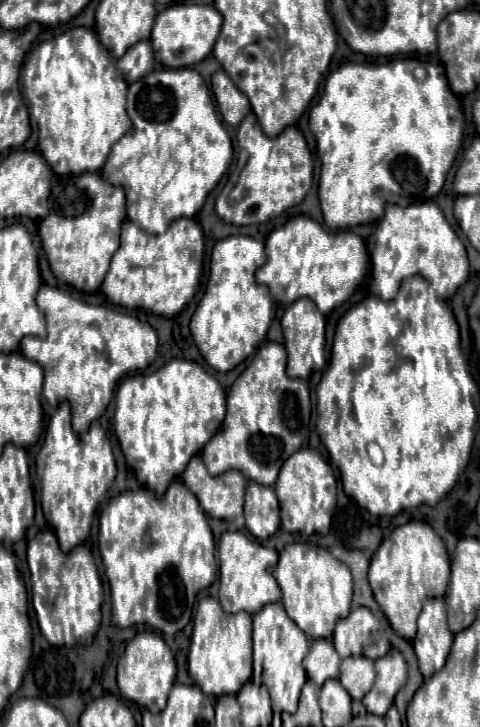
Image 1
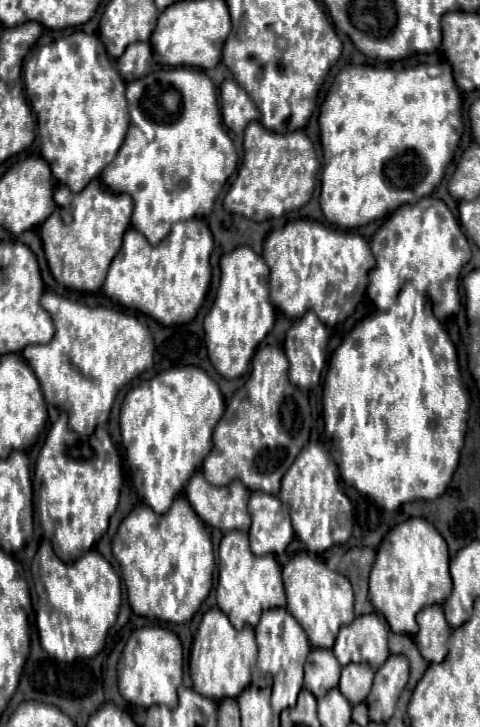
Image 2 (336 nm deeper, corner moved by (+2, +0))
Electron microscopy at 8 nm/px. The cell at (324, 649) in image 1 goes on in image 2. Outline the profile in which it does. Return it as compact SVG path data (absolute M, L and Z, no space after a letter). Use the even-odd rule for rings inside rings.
M313 648L307 658L305 668L305 688L315 694L315 698L323 698L331 688L339 684L341 666L335 660L331 650Z

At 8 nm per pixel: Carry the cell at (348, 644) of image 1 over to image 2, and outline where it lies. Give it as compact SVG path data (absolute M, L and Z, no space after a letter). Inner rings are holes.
M377 614L357 616L337 634L333 652L337 654L339 664L367 662L377 670L389 656L387 632L387 624Z

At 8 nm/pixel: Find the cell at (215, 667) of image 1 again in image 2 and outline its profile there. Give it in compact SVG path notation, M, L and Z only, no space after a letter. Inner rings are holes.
M211 608L203 614L197 636L193 640L189 658L193 690L213 698L237 698L251 682L251 670L257 660L257 644L253 628L245 626L243 630L235 630L233 624L219 608Z

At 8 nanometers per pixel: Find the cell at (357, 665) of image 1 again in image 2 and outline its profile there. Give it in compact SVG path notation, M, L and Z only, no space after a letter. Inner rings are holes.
M347 664L341 670L339 690L351 704L359 704L365 700L367 692L373 684L373 670L369 664Z

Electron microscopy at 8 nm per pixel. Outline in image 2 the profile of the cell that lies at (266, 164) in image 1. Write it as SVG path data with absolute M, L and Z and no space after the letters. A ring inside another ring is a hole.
M251 122L245 128L243 164L235 182L223 198L223 206L231 214L245 216L255 222L279 218L285 212L305 206L313 194L319 162L311 140L303 130L277 134L263 128L261 122Z

